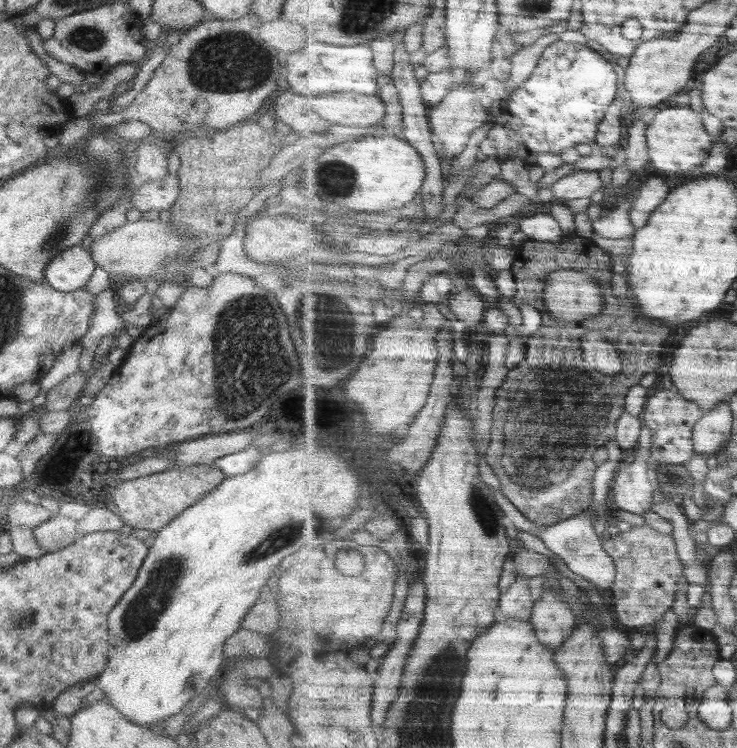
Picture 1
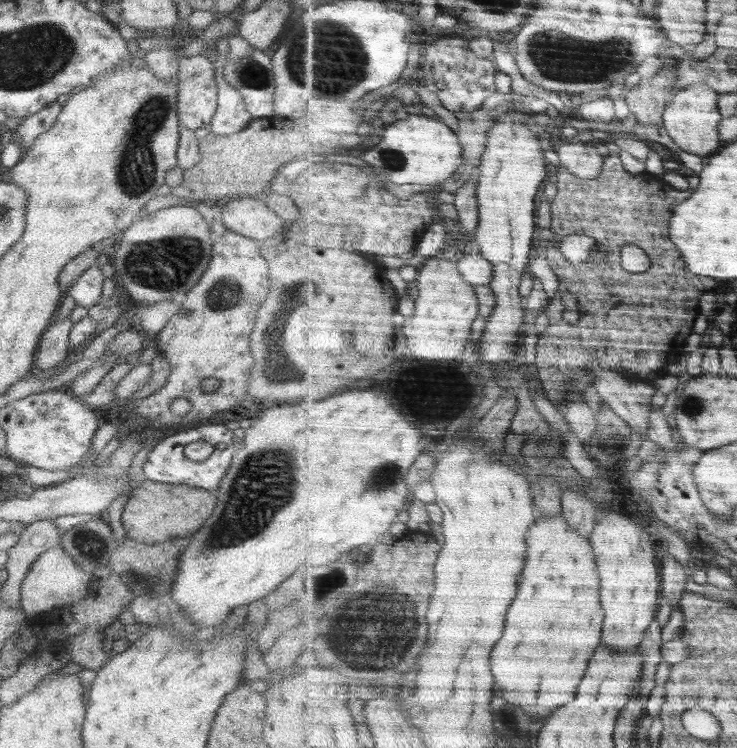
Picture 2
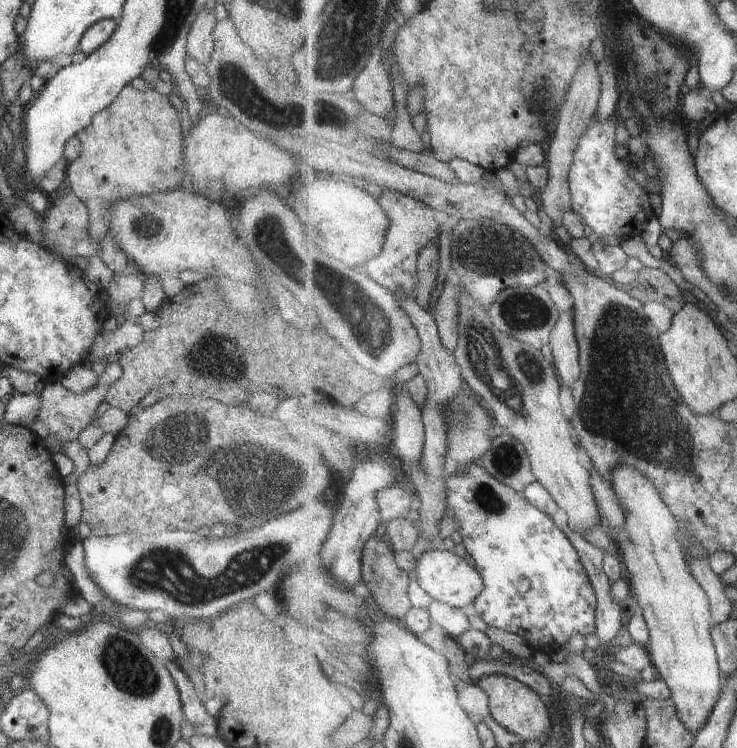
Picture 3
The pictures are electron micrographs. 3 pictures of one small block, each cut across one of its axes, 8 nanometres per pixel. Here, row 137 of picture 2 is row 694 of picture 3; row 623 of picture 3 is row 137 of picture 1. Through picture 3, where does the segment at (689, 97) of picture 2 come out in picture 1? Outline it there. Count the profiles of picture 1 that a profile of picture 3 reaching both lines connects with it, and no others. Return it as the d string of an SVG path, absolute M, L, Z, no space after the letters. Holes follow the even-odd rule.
M686 106L661 107L656 122L653 122L648 129L647 138L651 163L656 166L656 170L664 172L696 170L696 166L702 166L710 158L713 154L712 148L715 148L716 144L716 137L708 134L701 115Z

